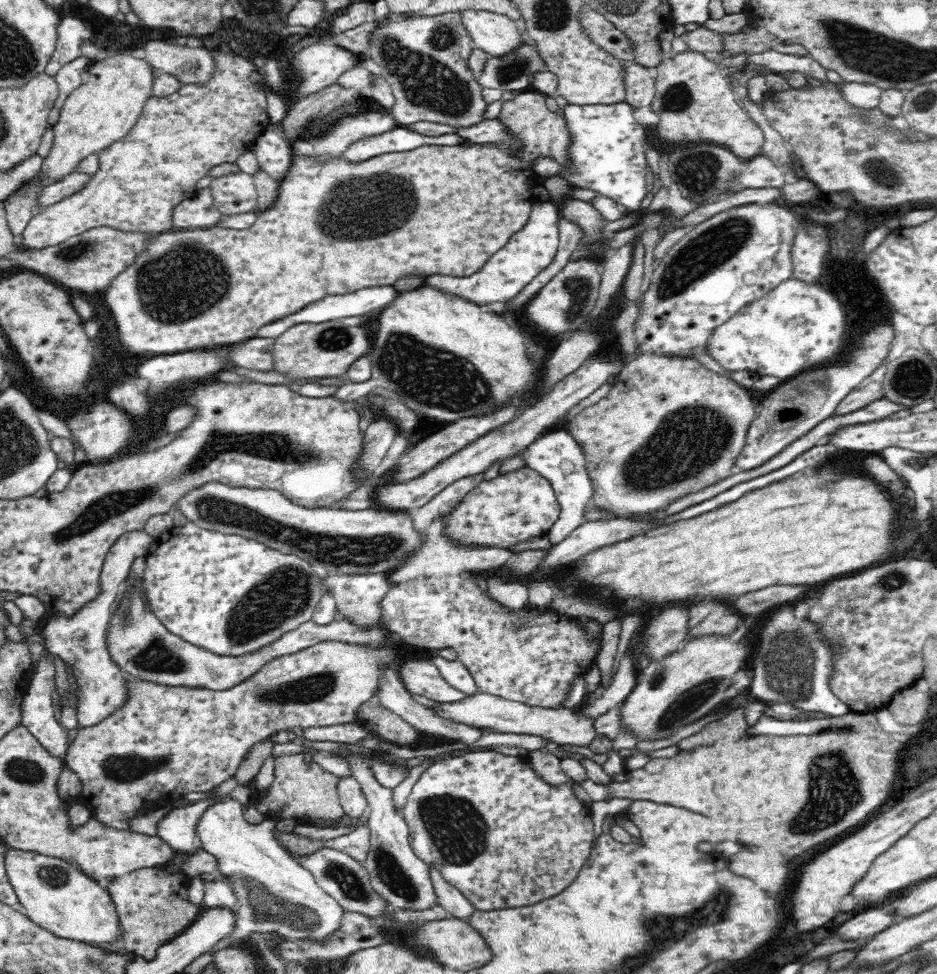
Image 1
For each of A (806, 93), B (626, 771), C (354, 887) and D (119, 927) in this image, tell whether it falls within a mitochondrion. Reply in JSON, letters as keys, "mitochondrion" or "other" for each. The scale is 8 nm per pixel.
{"A":"other","B":"other","C":"mitochondrion","D":"other"}

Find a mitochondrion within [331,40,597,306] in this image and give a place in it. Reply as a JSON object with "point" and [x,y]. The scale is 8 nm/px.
{"point":[513,68]}

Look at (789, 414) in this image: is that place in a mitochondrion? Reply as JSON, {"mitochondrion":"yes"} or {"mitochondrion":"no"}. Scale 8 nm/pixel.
{"mitochondrion":"yes"}

